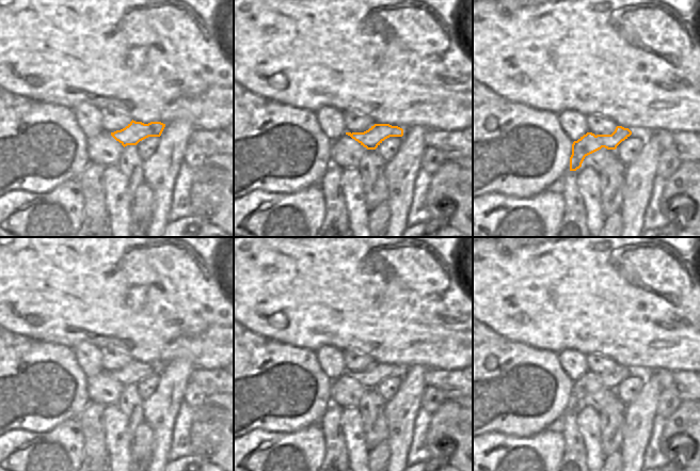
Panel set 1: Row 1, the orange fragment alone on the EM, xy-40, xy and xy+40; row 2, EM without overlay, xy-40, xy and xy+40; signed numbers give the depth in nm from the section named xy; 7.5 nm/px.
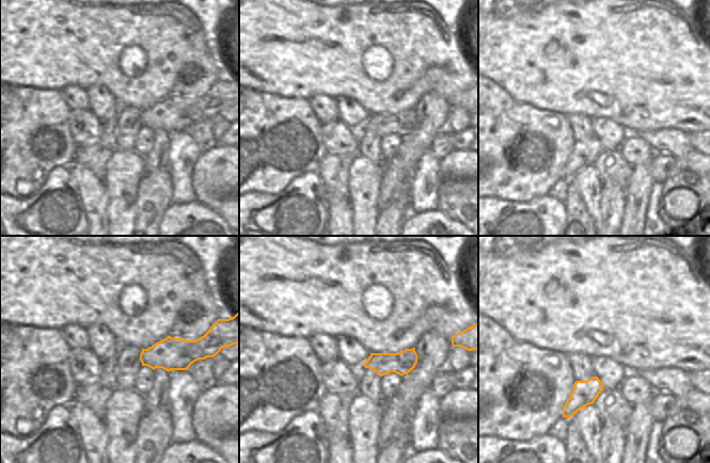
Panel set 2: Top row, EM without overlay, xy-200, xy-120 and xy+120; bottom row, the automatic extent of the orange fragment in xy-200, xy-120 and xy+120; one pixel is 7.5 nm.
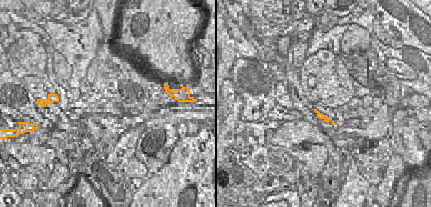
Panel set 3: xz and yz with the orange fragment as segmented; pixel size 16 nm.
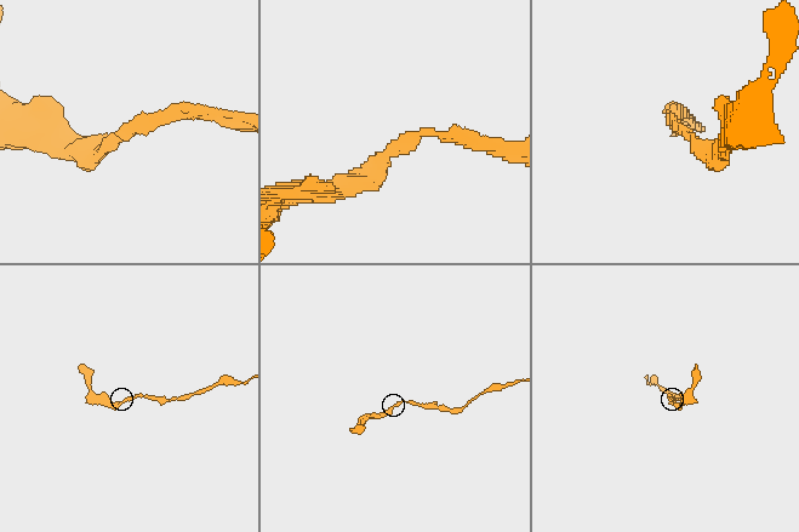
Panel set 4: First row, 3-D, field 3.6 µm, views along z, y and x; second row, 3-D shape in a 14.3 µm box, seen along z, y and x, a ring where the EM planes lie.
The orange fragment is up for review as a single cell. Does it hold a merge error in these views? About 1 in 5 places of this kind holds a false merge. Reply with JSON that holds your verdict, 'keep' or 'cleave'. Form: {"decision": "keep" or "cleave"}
{"decision": "keep"}

